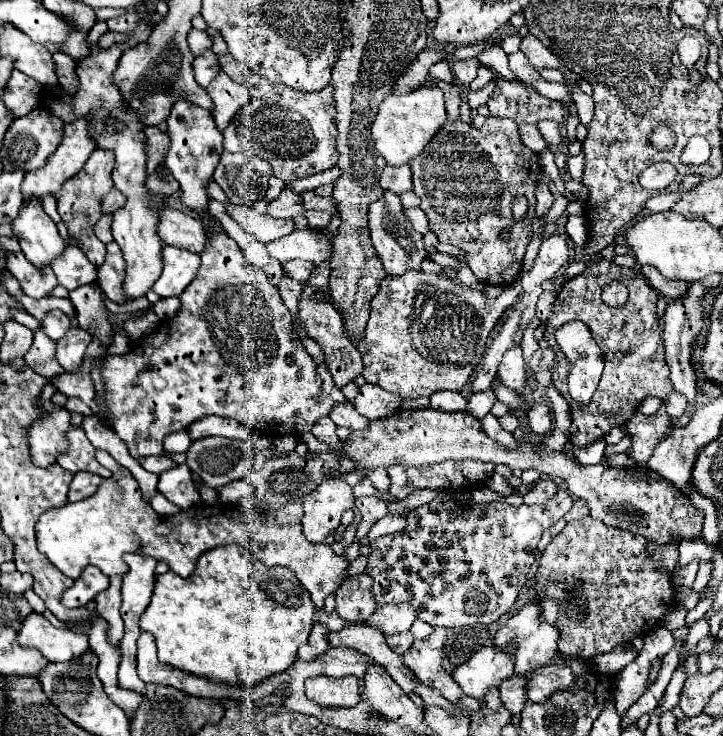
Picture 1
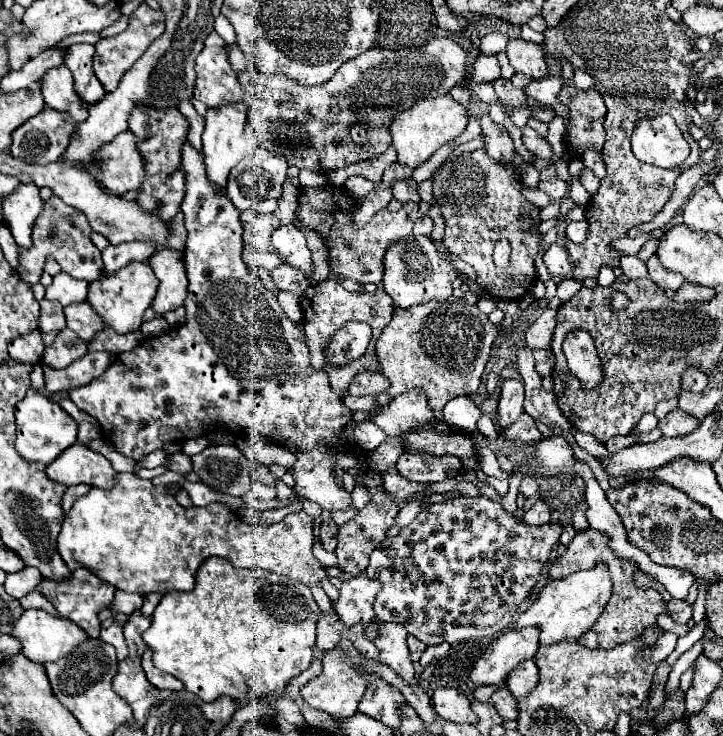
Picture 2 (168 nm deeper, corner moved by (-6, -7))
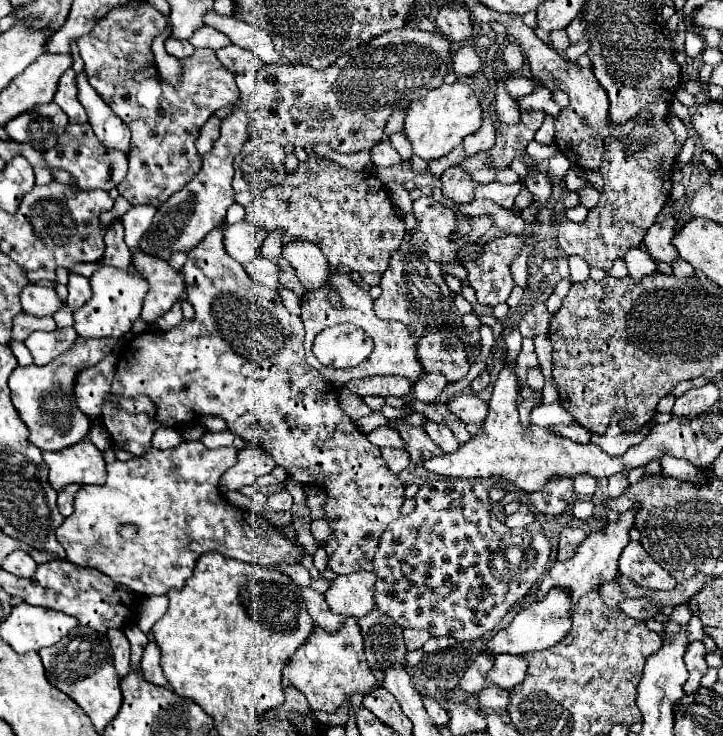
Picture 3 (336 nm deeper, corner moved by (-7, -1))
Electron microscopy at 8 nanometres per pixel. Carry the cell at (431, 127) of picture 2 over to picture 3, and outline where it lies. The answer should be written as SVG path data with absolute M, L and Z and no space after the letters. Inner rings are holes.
M452 83L452 85L440 85L432 89L426 97L414 101L406 109L404 119L404 135L412 143L414 155L420 155L426 161L438 159L446 153L450 153L456 145L464 141L466 135L472 135L482 125L482 109L478 105L478 99L474 91L464 83Z

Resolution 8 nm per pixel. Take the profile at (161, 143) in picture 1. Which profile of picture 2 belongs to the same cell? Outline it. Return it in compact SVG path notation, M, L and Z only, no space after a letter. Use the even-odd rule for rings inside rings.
M131 131L117 135L91 161L97 161L99 165L99 173L93 175L93 179L109 195L125 195L127 191L135 191L145 179L145 165Z

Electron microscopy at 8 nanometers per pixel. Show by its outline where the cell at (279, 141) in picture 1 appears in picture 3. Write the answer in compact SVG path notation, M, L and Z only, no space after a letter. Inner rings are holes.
M400 27L382 33L380 37L344 53L332 69L314 71L304 65L264 65L258 71L258 95L254 95L254 113L250 115L250 131L264 143L294 145L302 149L316 149L326 143L338 153L356 153L370 149L384 137L384 125L398 109L406 109L412 101L422 99L428 91L444 83L444 77L452 69L452 45L440 33L428 33L422 29Z

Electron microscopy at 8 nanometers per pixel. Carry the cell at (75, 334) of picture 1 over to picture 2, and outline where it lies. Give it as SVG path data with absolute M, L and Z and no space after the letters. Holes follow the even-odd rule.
M63 329L55 341L45 347L41 355L41 363L53 369L63 369L75 359L83 357L87 353L87 341L83 341L79 335L75 335L71 329Z

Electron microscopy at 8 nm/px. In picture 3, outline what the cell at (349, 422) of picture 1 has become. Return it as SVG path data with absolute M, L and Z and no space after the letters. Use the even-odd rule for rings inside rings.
M388 425L370 431L366 437L376 447L398 447L398 449L402 449L402 445L404 445L400 433L394 427L388 427Z

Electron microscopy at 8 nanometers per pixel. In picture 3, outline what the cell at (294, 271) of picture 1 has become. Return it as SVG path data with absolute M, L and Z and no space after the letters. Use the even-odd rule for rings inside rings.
M258 257L256 261L250 261L246 265L246 269L258 283L262 283L266 287L272 287L272 289L276 289L276 283L278 283L278 279L282 275L282 269L278 267L278 263L270 261L266 257Z

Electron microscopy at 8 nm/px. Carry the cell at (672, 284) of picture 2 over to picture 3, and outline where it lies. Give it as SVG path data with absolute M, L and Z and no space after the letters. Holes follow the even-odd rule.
M668 203L662 209L662 217L660 221L656 221L646 237L644 237L644 245L648 249L648 255L654 259L654 263L668 263L672 265L678 259L678 253L672 245L672 237L674 237L674 227L676 227L676 219L672 217L674 205Z

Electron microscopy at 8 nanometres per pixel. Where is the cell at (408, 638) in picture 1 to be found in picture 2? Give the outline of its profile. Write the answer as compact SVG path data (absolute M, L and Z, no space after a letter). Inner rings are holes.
M407 635L407 645L409 645L409 651L411 651L411 659L413 661L419 661L423 651L427 649L427 645L423 645L415 635Z

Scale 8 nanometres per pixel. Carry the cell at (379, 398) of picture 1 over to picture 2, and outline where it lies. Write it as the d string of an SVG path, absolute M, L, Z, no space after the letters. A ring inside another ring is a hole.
M407 391L397 395L387 407L381 407L379 413L371 415L371 421L389 437L399 437L403 431L411 431L415 427L423 427L423 423L435 421L435 417L423 391Z

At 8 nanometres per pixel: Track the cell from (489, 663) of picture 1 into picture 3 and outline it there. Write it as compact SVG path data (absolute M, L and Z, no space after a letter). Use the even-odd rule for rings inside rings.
M552 589L544 601L540 603L532 603L526 609L522 609L514 621L498 631L486 645L486 653L494 659L500 653L512 653L512 655L522 655L522 653L530 653L530 651L538 651L538 649L548 649L552 645L556 645L570 629L570 617L568 617L568 593L564 593L562 589Z

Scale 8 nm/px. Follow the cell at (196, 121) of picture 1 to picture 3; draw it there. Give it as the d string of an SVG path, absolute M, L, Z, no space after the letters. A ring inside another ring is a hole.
M226 221L190 249L188 261L182 267L186 301L194 307L194 319L182 321L178 327L164 333L144 331L144 335L136 335L128 341L118 357L118 369L110 393L122 397L150 397L156 405L156 419L150 419L148 413L134 415L106 403L102 407L102 423L116 447L134 455L144 455L152 447L152 435L160 427L186 427L192 417L204 415L222 417L232 433L264 447L276 465L284 467L292 479L302 485L318 485L326 489L330 499L324 507L324 519L330 521L334 529L334 533L326 539L330 569L338 575L372 571L372 557L378 549L380 535L400 517L404 485L384 465L380 449L370 445L366 435L360 433L352 419L342 411L336 389L306 363L302 349L304 325L300 317L288 313L274 289L256 283L248 277L244 265L226 253L224 227Z

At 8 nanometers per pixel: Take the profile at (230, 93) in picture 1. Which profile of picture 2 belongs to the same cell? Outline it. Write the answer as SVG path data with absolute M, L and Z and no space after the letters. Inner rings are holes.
M235 103L235 105L223 105L217 109L209 109L205 115L205 131L203 131L203 155L205 155L205 167L207 167L207 179L217 187L219 195L227 197L227 175L229 171L247 155L243 149L241 137L245 133L245 119L247 119L247 105Z

